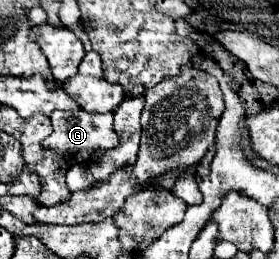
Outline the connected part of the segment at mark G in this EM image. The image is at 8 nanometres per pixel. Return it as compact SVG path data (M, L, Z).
M55 110L51 114L51 122L53 122L53 134L45 140L45 146L61 150L69 164L87 162L97 150L109 150L119 144L119 136L113 130L113 112L95 114L81 110L81 114L69 114L63 110Z

